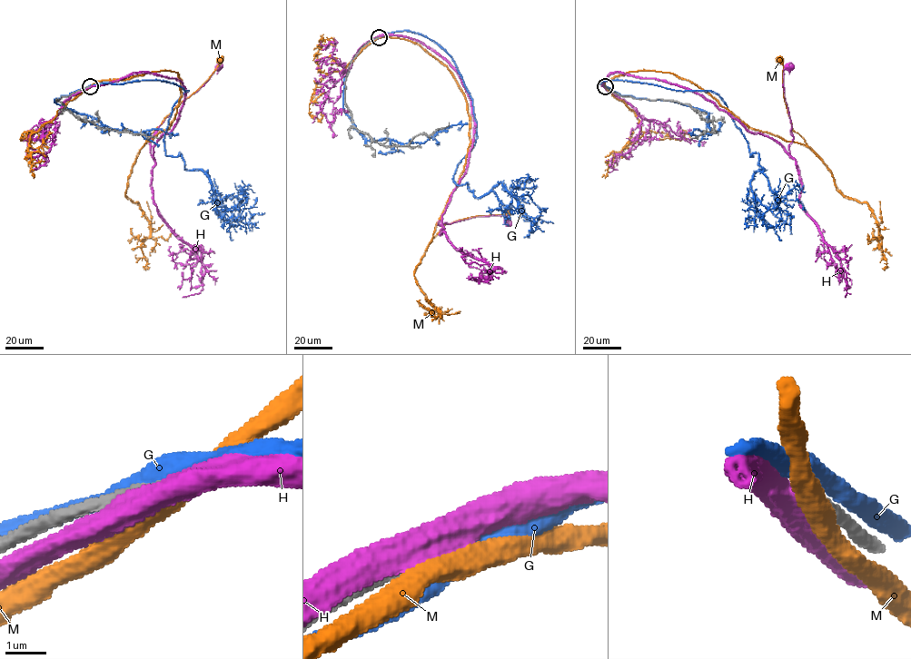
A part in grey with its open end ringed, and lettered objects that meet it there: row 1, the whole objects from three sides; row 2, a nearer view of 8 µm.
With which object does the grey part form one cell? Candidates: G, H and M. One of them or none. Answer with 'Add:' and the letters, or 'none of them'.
Add: none of them

